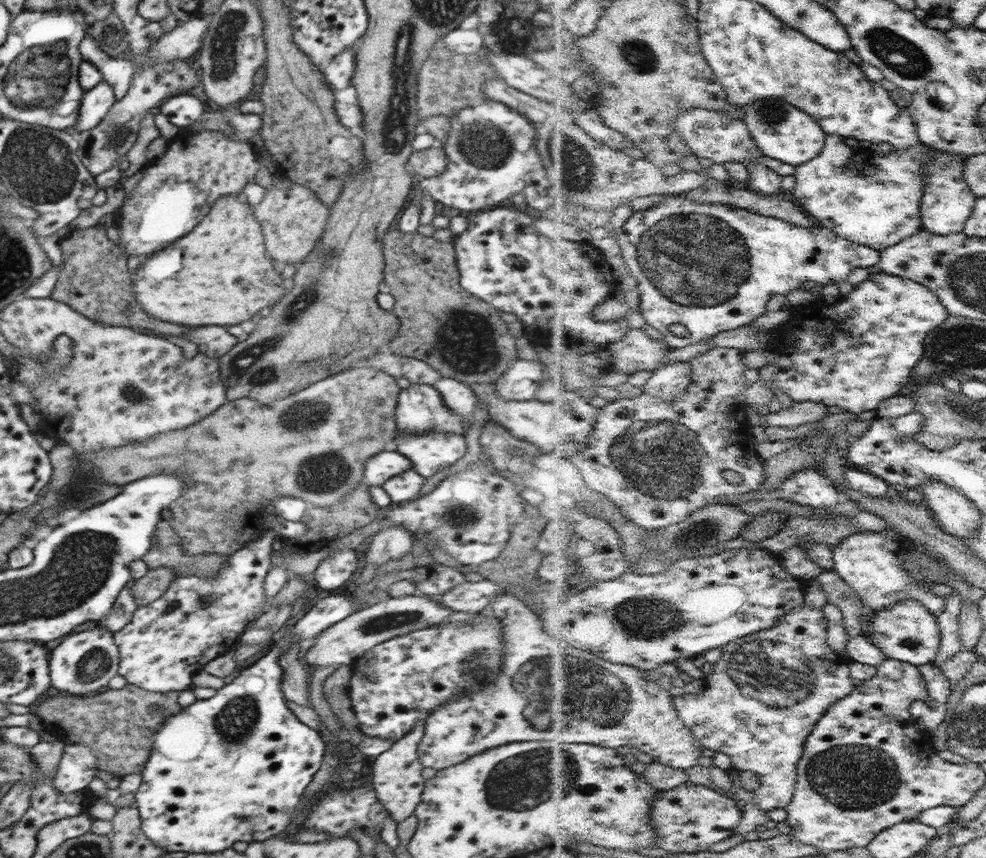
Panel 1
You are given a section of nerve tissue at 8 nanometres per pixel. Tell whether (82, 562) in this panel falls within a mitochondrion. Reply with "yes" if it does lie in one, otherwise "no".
yes

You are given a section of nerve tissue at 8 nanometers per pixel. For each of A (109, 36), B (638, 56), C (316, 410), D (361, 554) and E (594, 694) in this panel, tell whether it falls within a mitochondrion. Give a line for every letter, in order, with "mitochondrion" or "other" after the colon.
A: mitochondrion
B: mitochondrion
C: mitochondrion
D: other
E: mitochondrion

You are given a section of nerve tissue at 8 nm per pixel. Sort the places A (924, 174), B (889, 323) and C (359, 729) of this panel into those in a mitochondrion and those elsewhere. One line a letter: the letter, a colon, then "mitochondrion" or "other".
A: other
B: other
C: other

